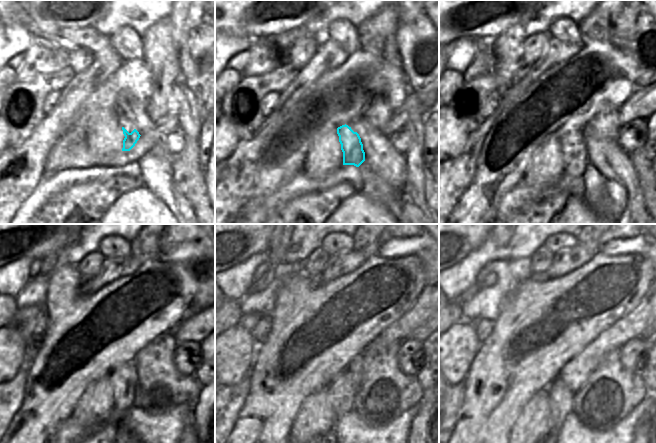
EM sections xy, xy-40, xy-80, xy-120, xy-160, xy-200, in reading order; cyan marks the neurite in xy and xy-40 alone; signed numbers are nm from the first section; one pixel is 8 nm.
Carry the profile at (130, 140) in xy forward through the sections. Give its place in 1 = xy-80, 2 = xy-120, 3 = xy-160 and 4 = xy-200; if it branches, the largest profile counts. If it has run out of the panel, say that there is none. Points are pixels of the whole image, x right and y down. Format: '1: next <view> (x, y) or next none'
1: next xy-80 (573, 146)
2: next xy-120 (123, 378)
3: next xy-160 (341, 392)
4: next xy-200 (561, 397)

